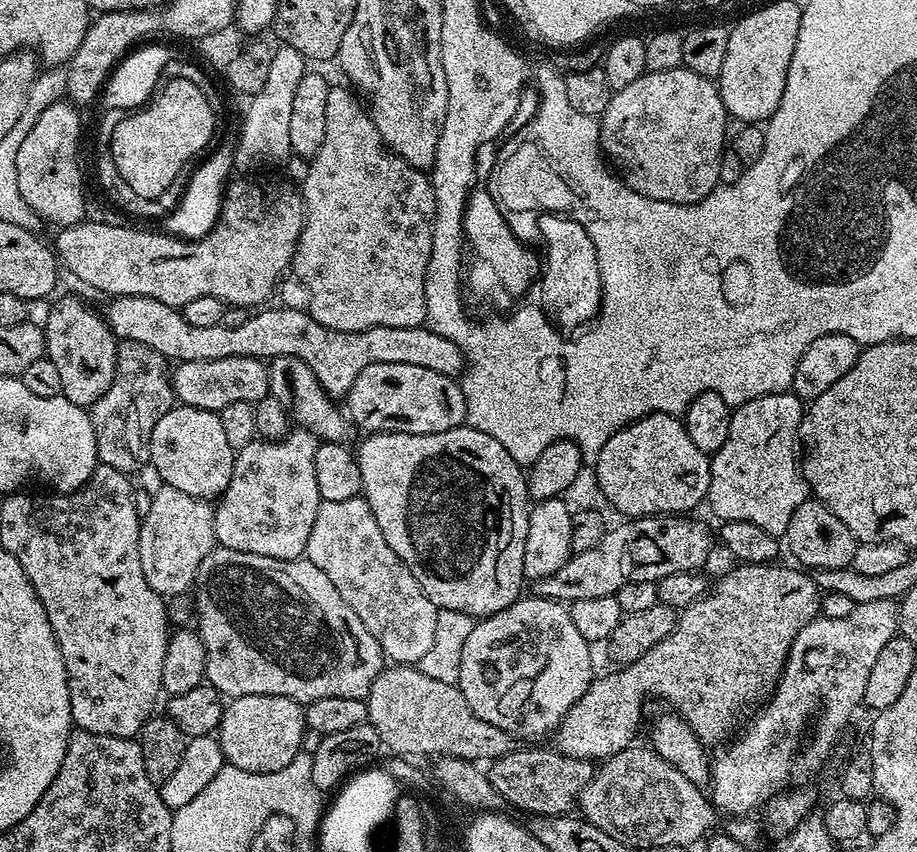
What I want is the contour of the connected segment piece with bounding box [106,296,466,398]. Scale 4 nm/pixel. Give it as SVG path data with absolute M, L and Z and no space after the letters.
M113 296L107 301L108 327L121 341L133 340L142 346L150 346L169 361L193 360L202 362L213 356L255 356L271 358L293 355L301 359L317 376L318 382L333 398L347 397L354 378L371 364L390 362L406 366L426 366L443 376L459 377L466 367L464 354L431 327L374 326L361 332L339 332L322 326L307 311L296 308L268 308L256 310L242 326L190 326L183 311L166 306L145 296Z

